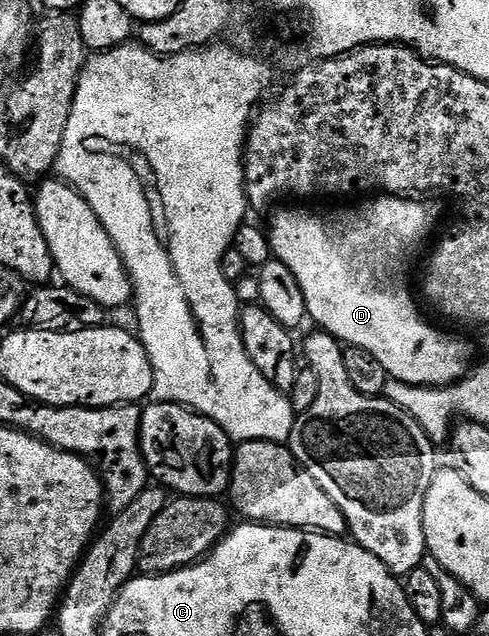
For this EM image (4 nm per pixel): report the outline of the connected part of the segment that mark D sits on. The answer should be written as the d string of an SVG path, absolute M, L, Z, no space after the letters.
M372 196L367 200L357 202L360 202L357 206L352 206L349 210L336 210L333 214L315 214L312 210L277 211L278 214L272 220L272 227L267 227L266 230L275 261L286 264L286 268L290 268L290 272L294 272L294 280L298 280L298 288L302 288L302 296L306 300L307 317L311 321L313 318L320 325L317 327L323 333L333 334L336 341L345 347L370 352L370 356L374 356L374 360L378 360L378 364L382 364L382 368L386 368L389 379L405 382L411 386L430 386L433 388L443 388L459 382L469 373L470 367L473 365L471 348L452 336L444 336L436 327L430 326L418 314L415 304L412 303L412 286L408 283L408 273L412 270L412 261L419 256L420 249L427 244L428 237L431 236L432 229L436 226L436 218L432 215L431 208L424 203L427 201L413 200L408 196Z

